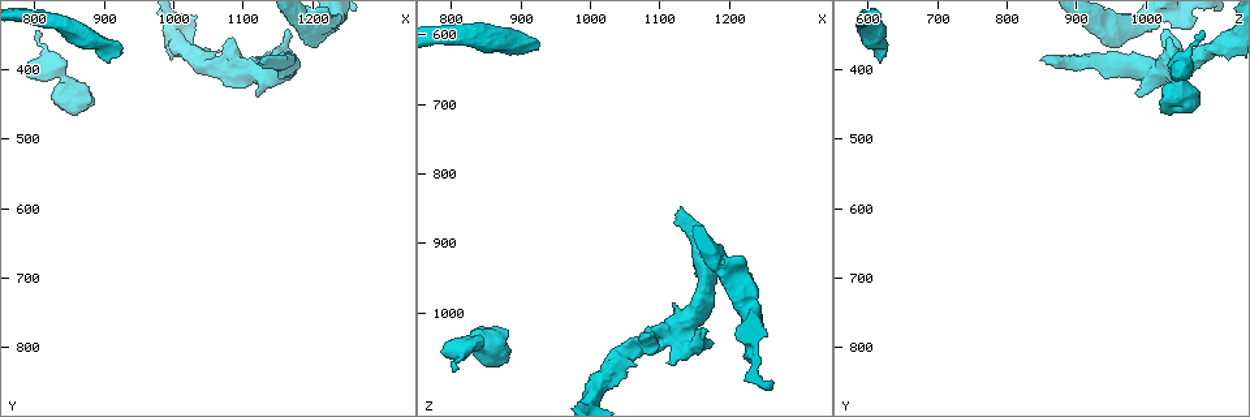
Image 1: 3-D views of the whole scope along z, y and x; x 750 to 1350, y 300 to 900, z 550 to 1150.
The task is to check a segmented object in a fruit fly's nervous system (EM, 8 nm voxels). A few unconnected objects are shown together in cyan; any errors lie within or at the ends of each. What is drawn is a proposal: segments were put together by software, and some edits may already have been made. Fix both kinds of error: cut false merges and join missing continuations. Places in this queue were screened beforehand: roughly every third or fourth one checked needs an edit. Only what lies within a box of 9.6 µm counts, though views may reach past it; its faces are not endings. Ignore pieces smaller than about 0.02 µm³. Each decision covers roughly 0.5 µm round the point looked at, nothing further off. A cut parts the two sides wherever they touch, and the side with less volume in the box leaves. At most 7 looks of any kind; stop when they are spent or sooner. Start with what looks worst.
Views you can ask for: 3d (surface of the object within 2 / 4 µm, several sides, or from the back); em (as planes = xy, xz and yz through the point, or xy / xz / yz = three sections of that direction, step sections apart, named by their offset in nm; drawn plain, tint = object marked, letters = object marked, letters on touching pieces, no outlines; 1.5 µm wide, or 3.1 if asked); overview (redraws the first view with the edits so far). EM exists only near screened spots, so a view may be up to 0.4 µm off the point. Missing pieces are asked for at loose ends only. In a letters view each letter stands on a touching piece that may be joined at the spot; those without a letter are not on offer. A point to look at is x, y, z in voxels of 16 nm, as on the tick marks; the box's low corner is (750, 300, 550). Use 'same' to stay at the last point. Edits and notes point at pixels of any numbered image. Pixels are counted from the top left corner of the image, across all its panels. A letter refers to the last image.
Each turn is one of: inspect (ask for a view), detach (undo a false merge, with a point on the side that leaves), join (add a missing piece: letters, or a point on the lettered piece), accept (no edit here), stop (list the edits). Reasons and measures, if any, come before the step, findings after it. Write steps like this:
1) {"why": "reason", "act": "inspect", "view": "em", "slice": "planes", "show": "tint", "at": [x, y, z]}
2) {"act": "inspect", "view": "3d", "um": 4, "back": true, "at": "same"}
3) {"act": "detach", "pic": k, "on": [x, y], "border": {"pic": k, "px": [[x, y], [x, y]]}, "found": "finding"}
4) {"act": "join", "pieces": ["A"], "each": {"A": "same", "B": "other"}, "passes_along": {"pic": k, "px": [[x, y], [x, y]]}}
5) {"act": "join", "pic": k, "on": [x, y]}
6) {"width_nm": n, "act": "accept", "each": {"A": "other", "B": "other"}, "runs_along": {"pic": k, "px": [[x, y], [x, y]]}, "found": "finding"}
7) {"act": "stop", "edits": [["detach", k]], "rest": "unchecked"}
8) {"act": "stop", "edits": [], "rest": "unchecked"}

{"why": "end of a long branch", "act": "inspect", "view": "3d", "um": 4, "at": [1130, 380, 850]}

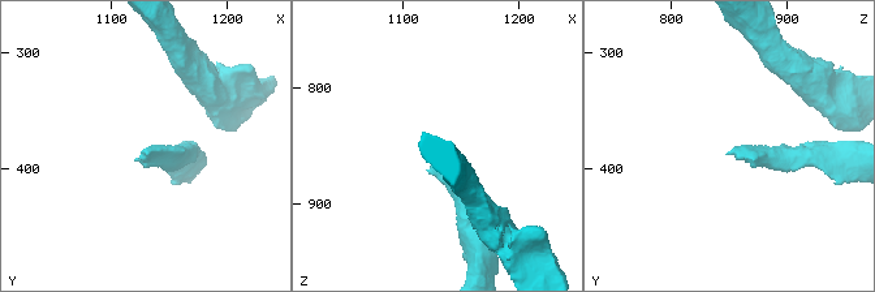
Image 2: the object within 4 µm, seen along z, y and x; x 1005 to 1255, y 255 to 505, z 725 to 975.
{"why": "shape alone is not enough", "act": "inspect", "view": "em", "slice": "planes", "show": "plain", "at": [1134, 384, 846]}

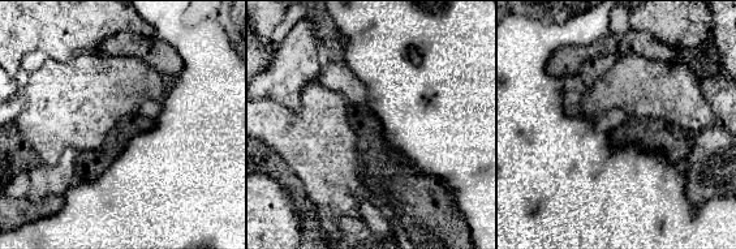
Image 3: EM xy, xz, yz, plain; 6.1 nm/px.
{"why": "what lies round it", "act": "inspect", "view": "em", "slice": "planes", "show": "letters", "at": "same"}

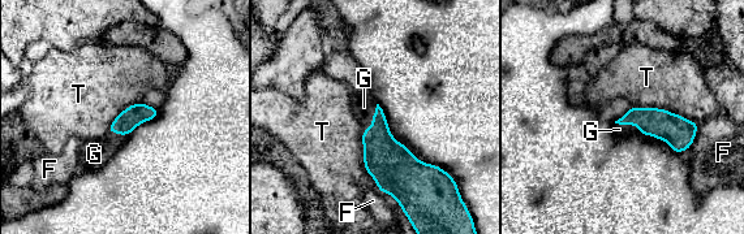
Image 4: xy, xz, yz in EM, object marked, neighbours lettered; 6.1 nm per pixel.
{"act": "join", "pic": 4, "on": [364, 107], "each": {"F": "other", "G": "same", "T": "other"}, "passes_along": {"pic": 4, "px": [[383, 157], [373, 118], [364, 107]]}, "found": "it goes on there"}

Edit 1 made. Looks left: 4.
{"why": "free end", "act": "inspect", "view": "3d", "um": 4, "at": [800, 345, 1085]}

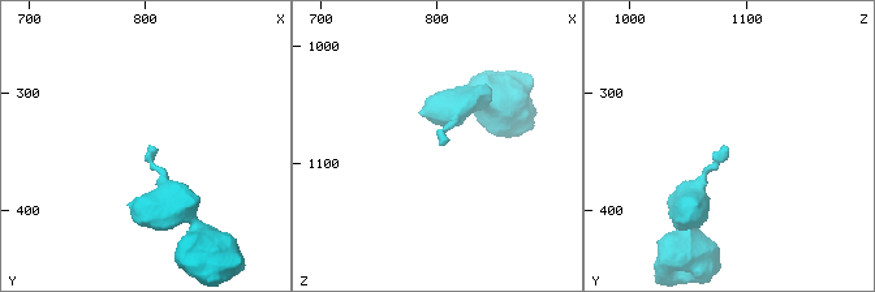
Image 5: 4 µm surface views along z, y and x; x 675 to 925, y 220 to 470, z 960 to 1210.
{"act": "inspect", "view": "em", "slice": "xz", "step": 4, "show": "letters", "at": [802, 344, 1084]}

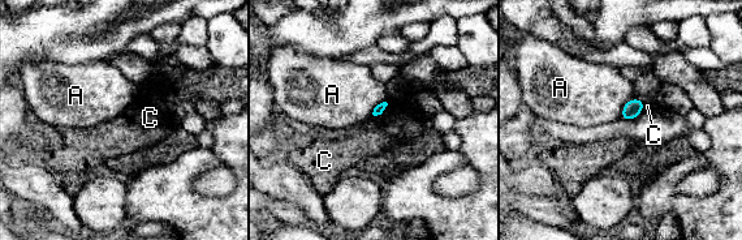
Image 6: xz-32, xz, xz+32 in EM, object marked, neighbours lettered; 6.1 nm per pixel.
{"longest_contact_nm": ["A", 170], "act": "accept", "each": {"A": "other", "C": "other"}, "found": "no lettered piece goes on from it"}

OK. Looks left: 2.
{"why": "looks like a crossing", "act": "inspect", "view": "3d", "um": 4, "at": [1140, 400, 1030]}

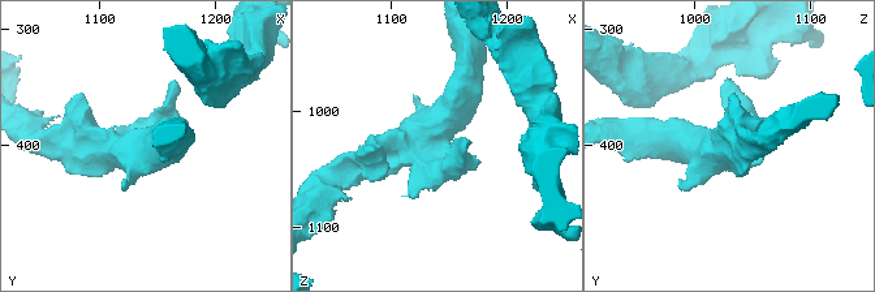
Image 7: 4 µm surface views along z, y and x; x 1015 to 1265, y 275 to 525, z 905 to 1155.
{"why": "shape alone is not enough", "act": "inspect", "view": "em", "slice": "planes", "show": "letters", "at": [1138, 402, 1032]}

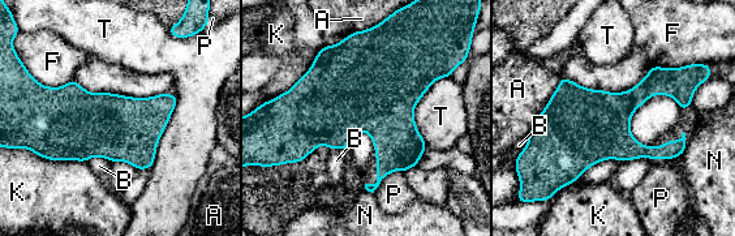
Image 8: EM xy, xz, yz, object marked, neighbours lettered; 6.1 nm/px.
{"width_nm": 400, "act": "accept", "each": {"A": "other", "B": "other", "F": "other", "K": "other", "N": "other", "P": "other", "T": "other"}, "border": {"pic": 8, "px": [[450, 76], [413, 111], [428, 146]]}, "found": "one cell here"}

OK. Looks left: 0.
{"act": "stop", "edits": [["join", 4]], "rest": "unchecked"}

